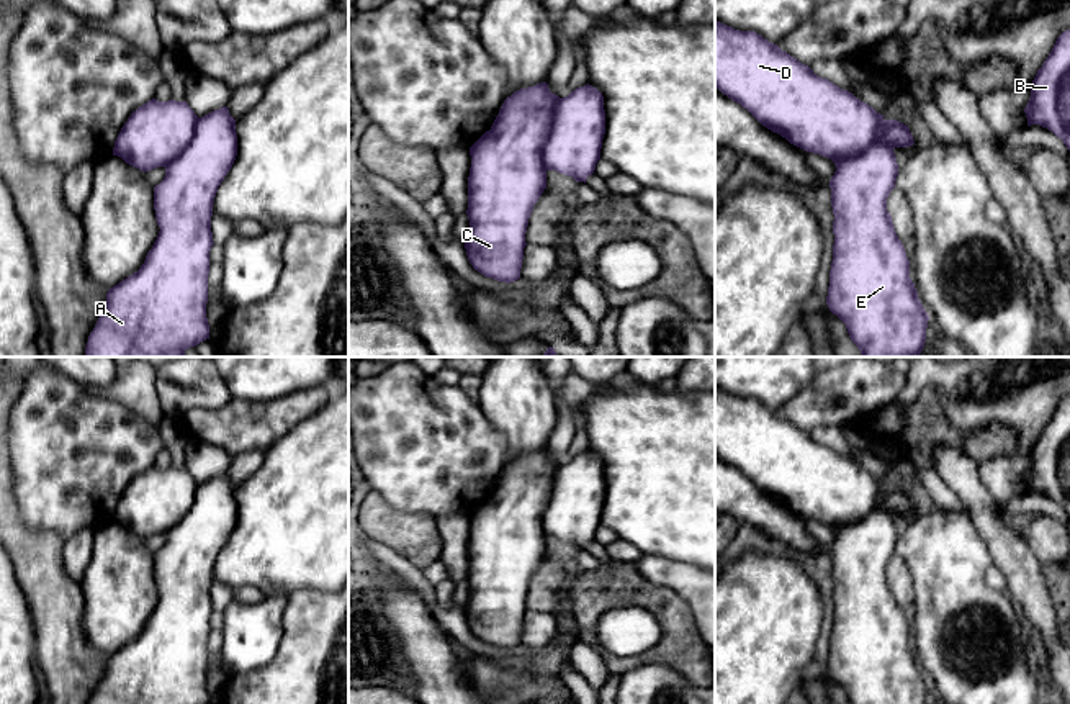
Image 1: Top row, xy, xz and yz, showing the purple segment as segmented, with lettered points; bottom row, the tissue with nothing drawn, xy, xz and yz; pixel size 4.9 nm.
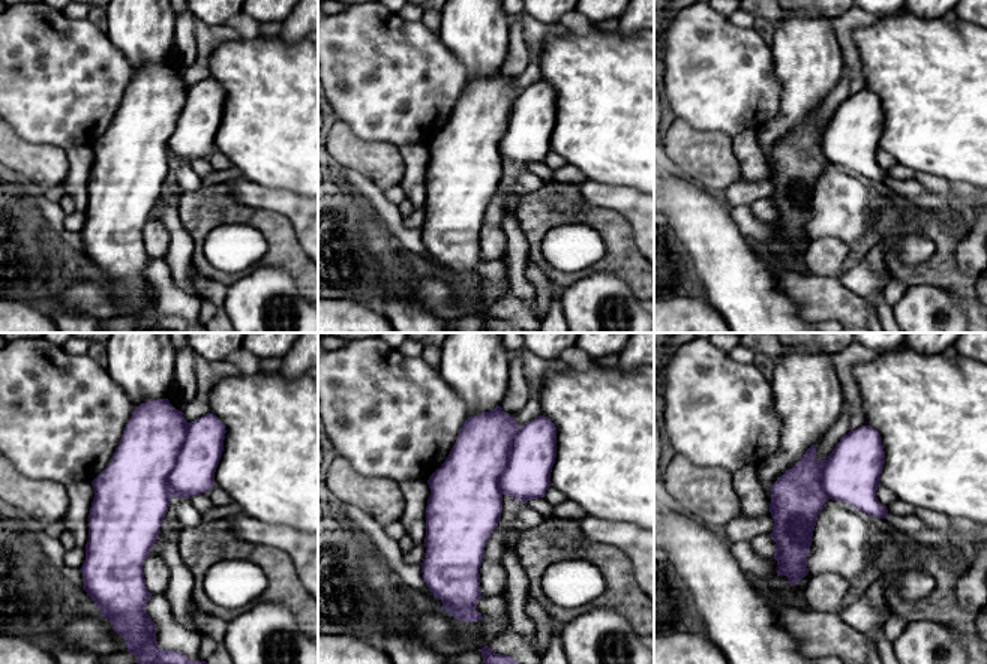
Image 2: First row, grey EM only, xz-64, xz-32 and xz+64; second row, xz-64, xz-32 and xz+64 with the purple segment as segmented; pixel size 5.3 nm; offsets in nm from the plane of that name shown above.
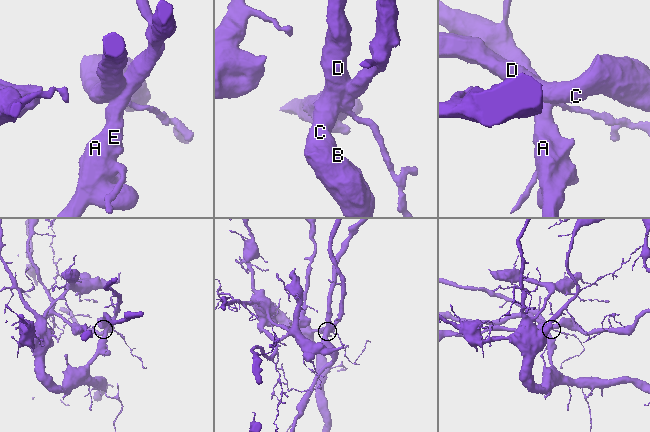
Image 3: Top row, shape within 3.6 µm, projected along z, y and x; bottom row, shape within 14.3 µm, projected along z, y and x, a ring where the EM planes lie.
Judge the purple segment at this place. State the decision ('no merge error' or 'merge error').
merge error

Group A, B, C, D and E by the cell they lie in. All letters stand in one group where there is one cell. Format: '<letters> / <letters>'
A E / B C D

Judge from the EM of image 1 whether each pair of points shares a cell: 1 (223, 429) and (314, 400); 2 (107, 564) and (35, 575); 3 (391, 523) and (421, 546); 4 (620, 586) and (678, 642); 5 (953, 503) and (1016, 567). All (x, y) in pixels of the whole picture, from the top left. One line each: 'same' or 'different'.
1: same
2: different
3: same
4: same
5: different

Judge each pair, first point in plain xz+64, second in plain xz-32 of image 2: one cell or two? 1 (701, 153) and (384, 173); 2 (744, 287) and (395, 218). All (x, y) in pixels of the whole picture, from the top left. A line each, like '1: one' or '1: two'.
1: one
2: two

